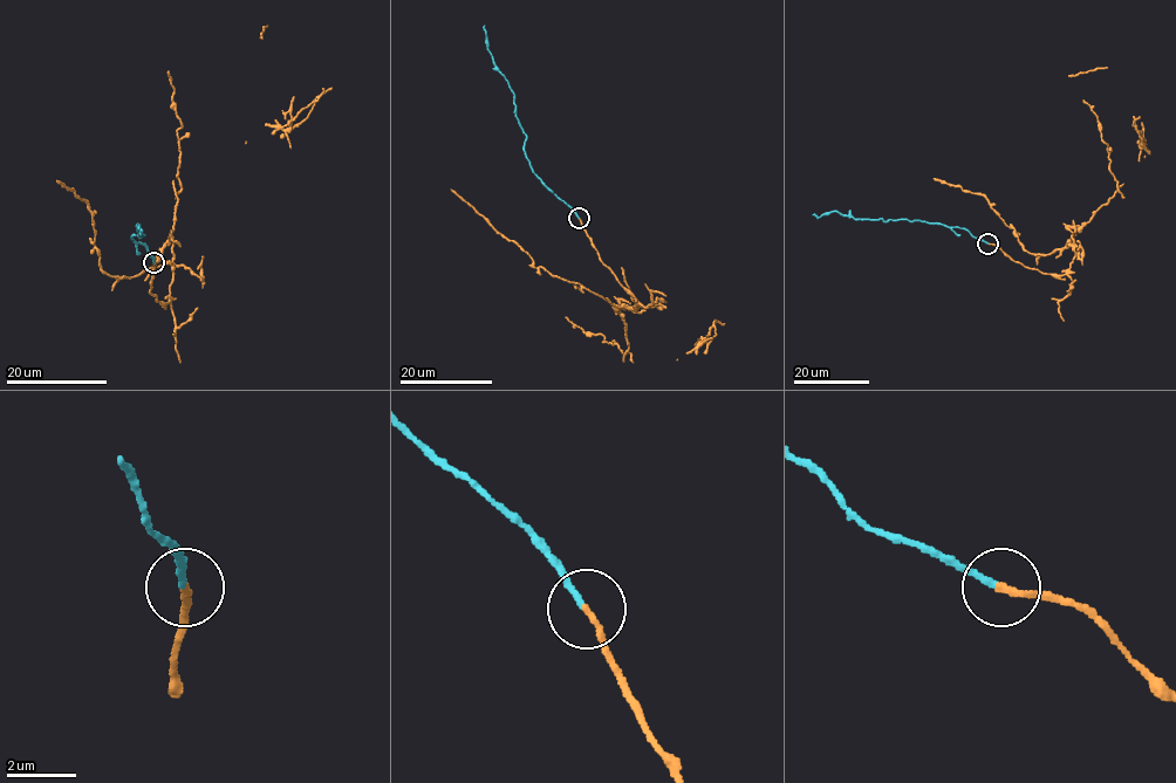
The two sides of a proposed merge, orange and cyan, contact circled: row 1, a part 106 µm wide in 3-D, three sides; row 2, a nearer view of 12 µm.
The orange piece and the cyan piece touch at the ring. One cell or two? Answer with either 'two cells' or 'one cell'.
two cells

